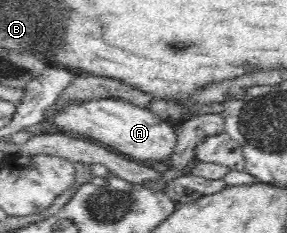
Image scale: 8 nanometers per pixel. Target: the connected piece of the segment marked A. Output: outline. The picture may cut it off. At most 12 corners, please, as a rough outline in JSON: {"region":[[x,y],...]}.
{"region":[[114,98],[73,103],[59,133],[169,164],[176,123]]}

